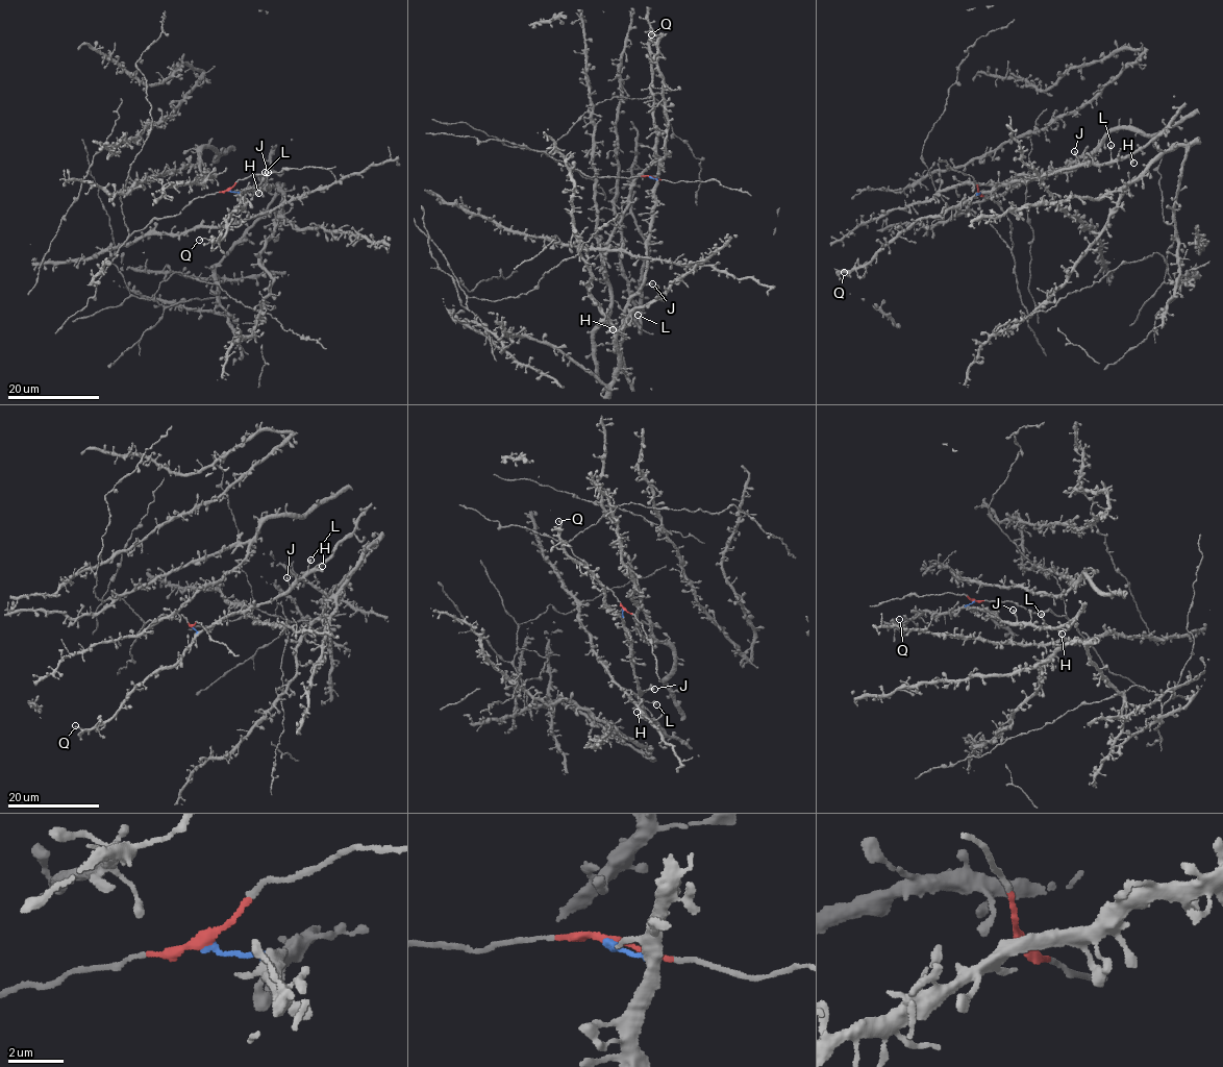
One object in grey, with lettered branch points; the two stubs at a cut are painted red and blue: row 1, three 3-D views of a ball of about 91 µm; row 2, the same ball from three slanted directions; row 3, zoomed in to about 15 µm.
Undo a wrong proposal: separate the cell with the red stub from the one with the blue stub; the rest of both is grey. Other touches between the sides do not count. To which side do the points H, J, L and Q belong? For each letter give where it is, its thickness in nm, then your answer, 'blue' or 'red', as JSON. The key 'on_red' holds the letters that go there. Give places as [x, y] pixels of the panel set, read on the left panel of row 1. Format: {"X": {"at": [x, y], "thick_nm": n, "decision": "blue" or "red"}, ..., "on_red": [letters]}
{"H": {"at": [258, 193], "thick_nm": 480, "decision": "blue"}, "J": {"at": [268, 172], "thick_nm": 400, "decision": "blue"}, "L": {"at": [265, 172], "thick_nm": 480, "decision": "blue"}, "Q": {"at": [199, 240], "thick_nm": 160, "decision": "blue"}, "on_red": []}

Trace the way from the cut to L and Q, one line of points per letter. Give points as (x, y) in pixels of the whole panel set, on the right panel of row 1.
L: (979, 193), (1082, 164), (1103, 165), (1111, 159), (1111, 145)
Q: (979, 193), (940, 214), (913, 222), (869, 262), (845, 272)

